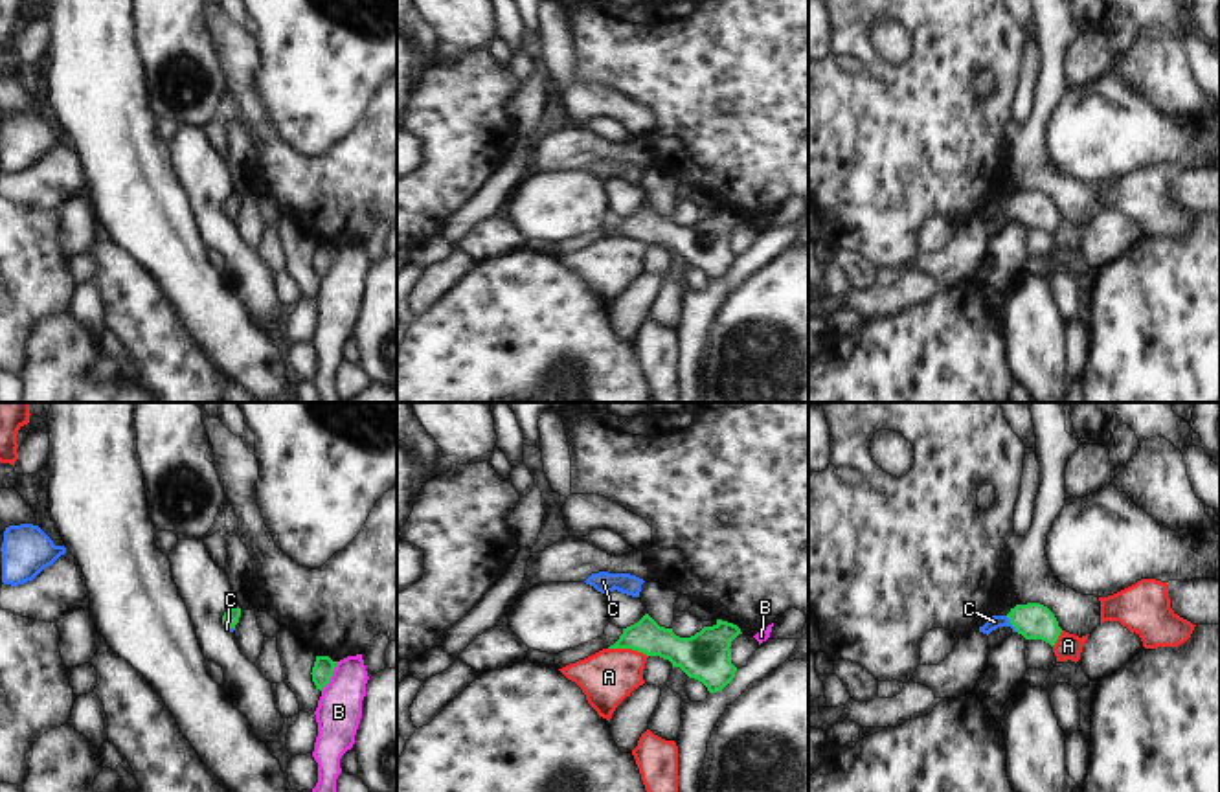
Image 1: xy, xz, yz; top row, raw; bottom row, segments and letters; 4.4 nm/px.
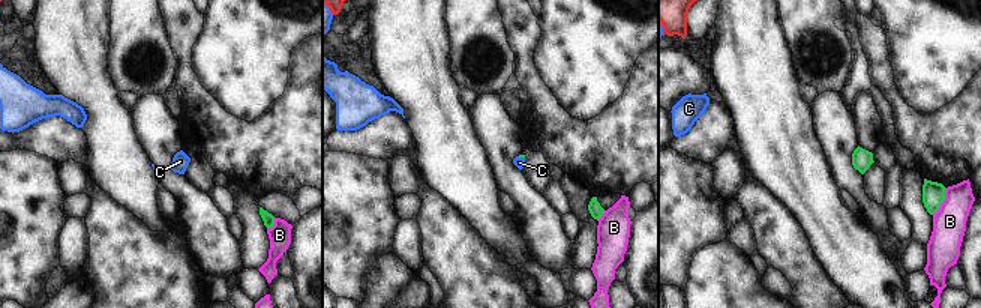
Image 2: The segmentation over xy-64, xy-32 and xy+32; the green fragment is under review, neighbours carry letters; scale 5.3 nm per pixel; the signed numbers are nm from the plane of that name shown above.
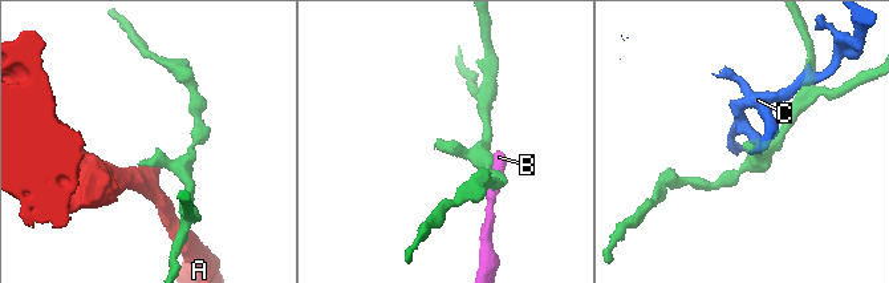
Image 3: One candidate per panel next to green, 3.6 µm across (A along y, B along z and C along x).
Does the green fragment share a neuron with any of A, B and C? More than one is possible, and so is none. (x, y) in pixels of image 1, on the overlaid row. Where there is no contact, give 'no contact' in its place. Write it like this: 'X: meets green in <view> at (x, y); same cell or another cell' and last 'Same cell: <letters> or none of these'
A: meets green in xz at (629, 647); another cell
B: meets green in xy at (331, 675); another cell
C: meets green in yz at (1011, 623); same cell
Same cell: C

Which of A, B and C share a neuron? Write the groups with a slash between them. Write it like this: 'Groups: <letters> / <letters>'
Groups: A / B / C

